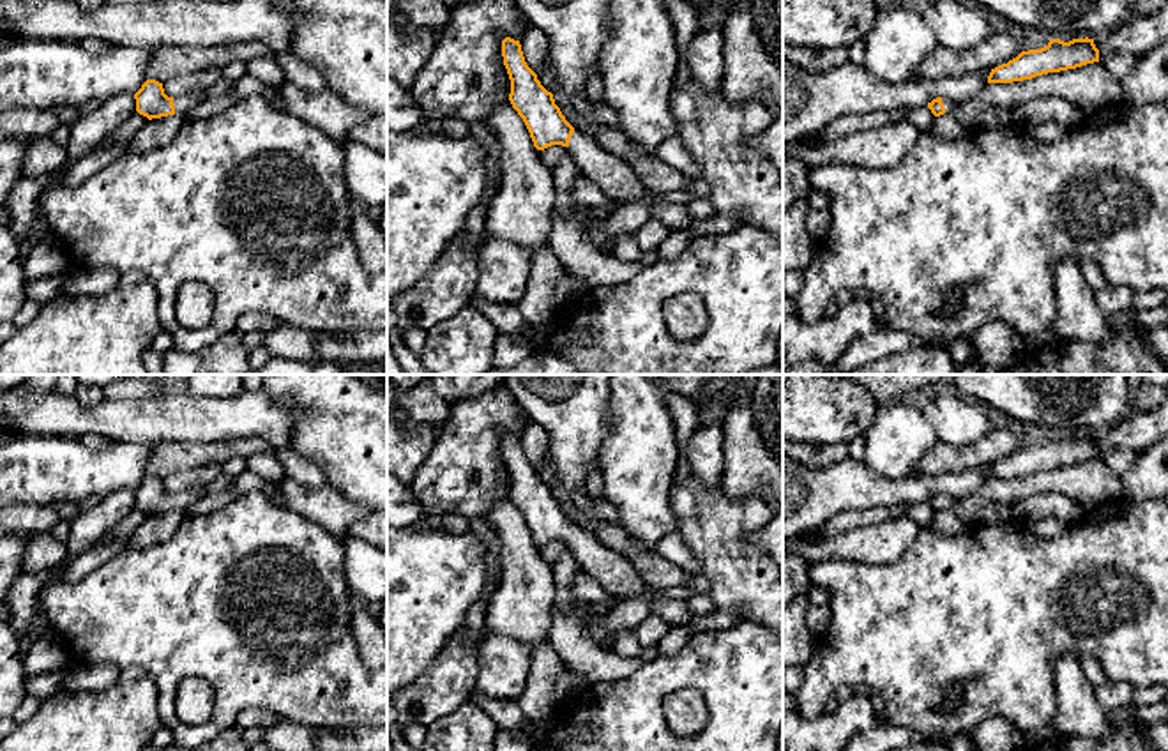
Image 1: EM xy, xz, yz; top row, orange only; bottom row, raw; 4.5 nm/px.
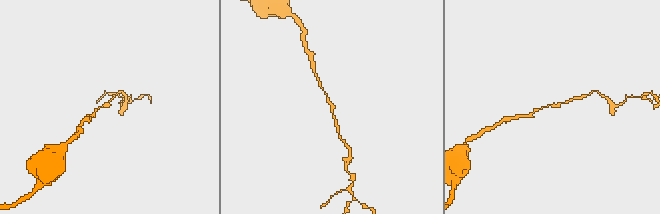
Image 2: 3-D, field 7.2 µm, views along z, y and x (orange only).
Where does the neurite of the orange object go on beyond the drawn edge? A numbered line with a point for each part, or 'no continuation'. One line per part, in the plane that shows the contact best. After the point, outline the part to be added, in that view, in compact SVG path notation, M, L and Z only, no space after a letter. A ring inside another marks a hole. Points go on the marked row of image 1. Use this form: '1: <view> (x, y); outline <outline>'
1: xz (615, 177); outline M574 129L567 150L576 163L578 173L592 180L618 205L648 200L650 217L673 231L680 231L694 221L686 205L664 201L661 194L650 191L640 180L638 171L626 159L611 154L581 131Z

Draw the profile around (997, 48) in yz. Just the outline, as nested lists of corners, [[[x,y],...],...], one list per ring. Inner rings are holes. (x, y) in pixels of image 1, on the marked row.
[[[990,34],[981,44],[968,49],[937,49],[924,58],[921,76],[928,80],[958,78],[982,69],[995,69],[1016,58],[1023,49],[1005,34]]]

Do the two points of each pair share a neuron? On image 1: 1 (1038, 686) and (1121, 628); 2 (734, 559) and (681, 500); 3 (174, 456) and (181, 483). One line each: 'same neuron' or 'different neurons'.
1: same neuron
2: same neuron
3: different neurons

